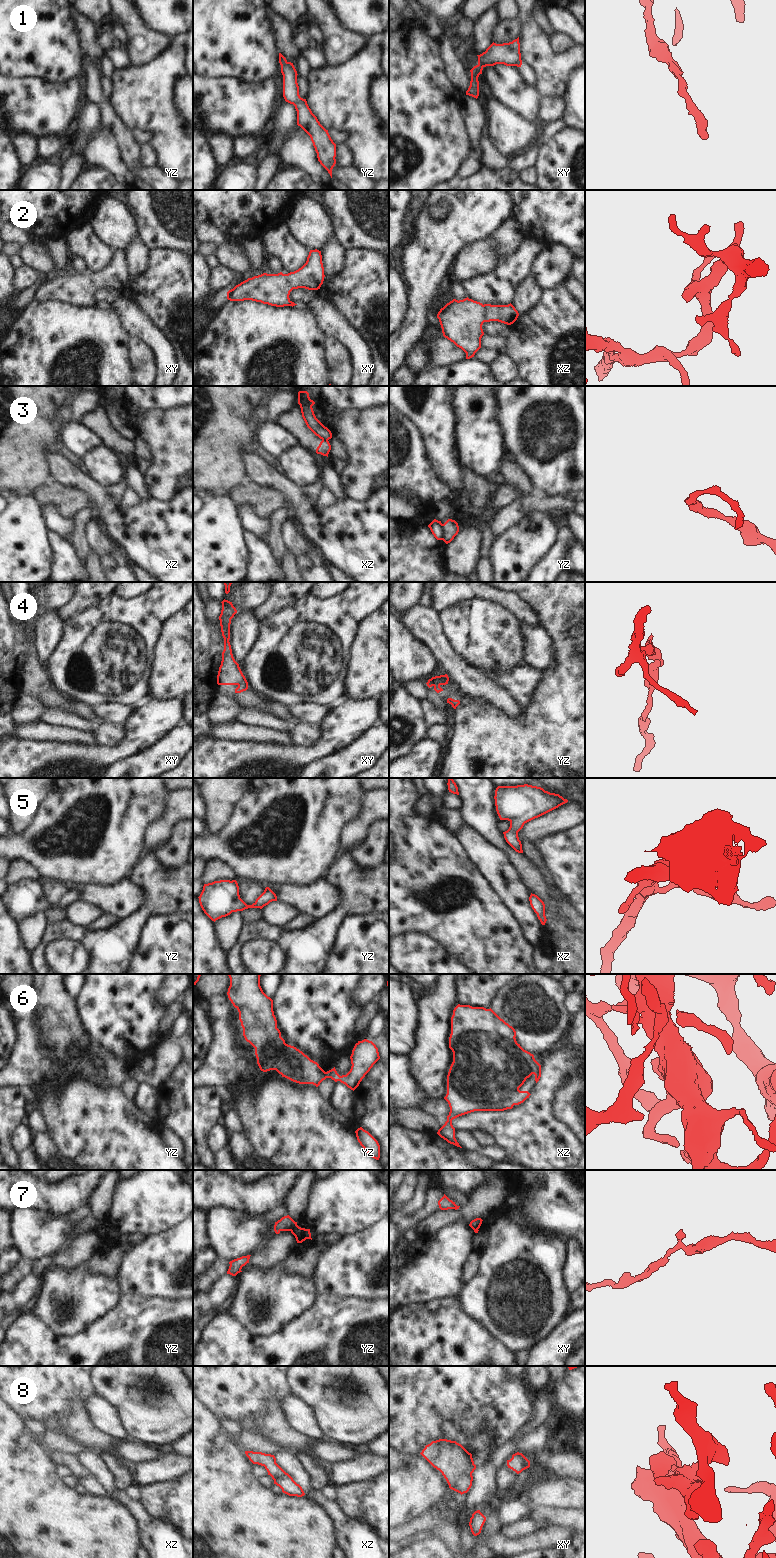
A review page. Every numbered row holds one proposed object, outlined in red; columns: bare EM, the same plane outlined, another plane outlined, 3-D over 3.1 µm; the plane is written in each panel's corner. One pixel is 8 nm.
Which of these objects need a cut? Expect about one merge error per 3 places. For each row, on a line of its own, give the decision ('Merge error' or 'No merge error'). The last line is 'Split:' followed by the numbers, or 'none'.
1: No merge error
2: No merge error
3: Merge error
4: No merge error
5: No merge error
6: No merge error
7: Merge error
8: No merge error
Split: 3, 7

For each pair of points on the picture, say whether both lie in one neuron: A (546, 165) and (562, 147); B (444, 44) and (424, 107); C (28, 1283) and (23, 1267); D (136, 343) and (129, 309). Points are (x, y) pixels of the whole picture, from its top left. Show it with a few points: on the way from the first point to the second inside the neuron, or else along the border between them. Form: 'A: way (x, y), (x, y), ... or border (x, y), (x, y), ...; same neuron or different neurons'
A: way (546, 159), (547, 155), (554, 155), (556, 153); same neuron
B: border (438, 45), (439, 54); different neurons
C: border (30, 1273), (21, 1279), (11, 1294); different neurons
D: border (130, 335), (137, 336), (152, 352); different neurons

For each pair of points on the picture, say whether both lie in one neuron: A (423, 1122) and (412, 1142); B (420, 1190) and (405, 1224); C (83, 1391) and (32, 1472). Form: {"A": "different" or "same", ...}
{"A": "different", "B": "different", "C": "different"}

